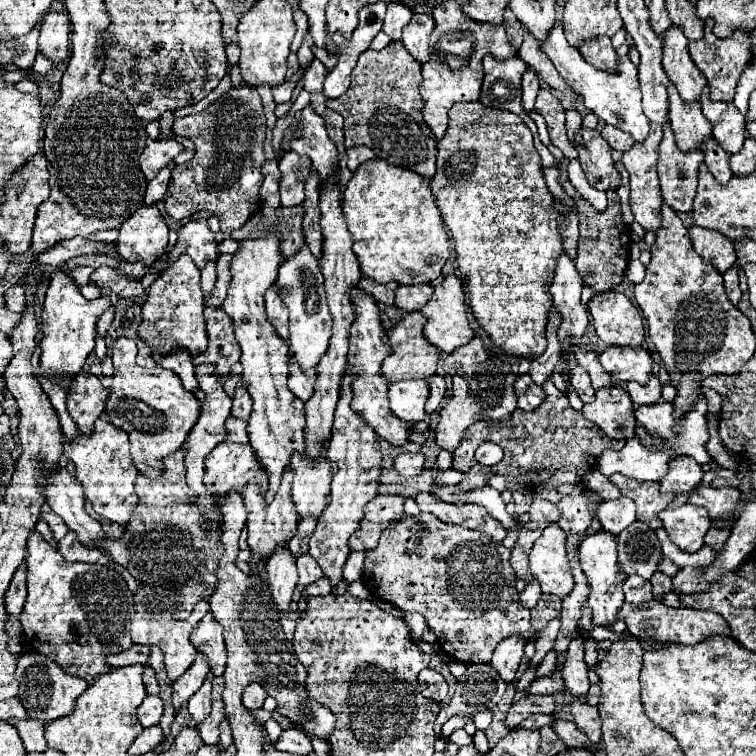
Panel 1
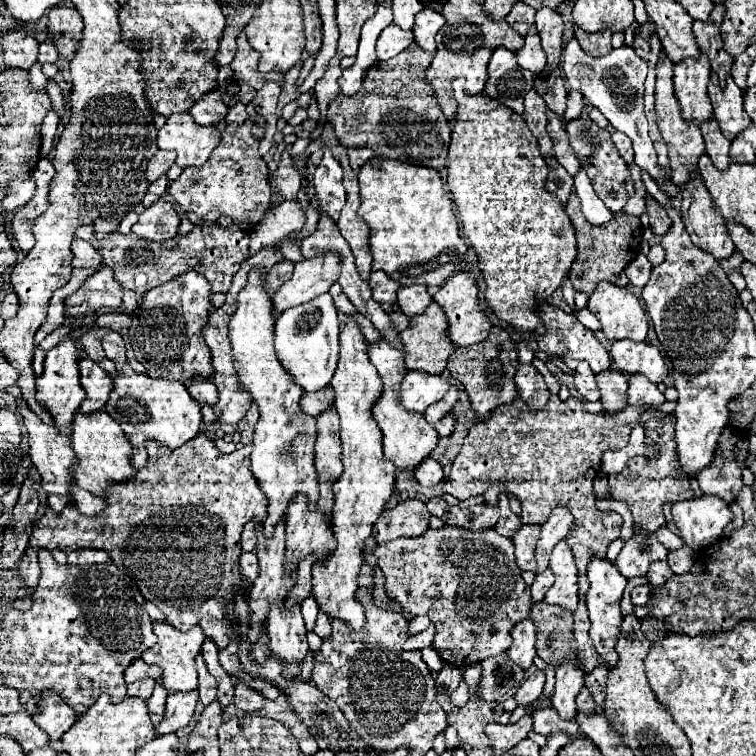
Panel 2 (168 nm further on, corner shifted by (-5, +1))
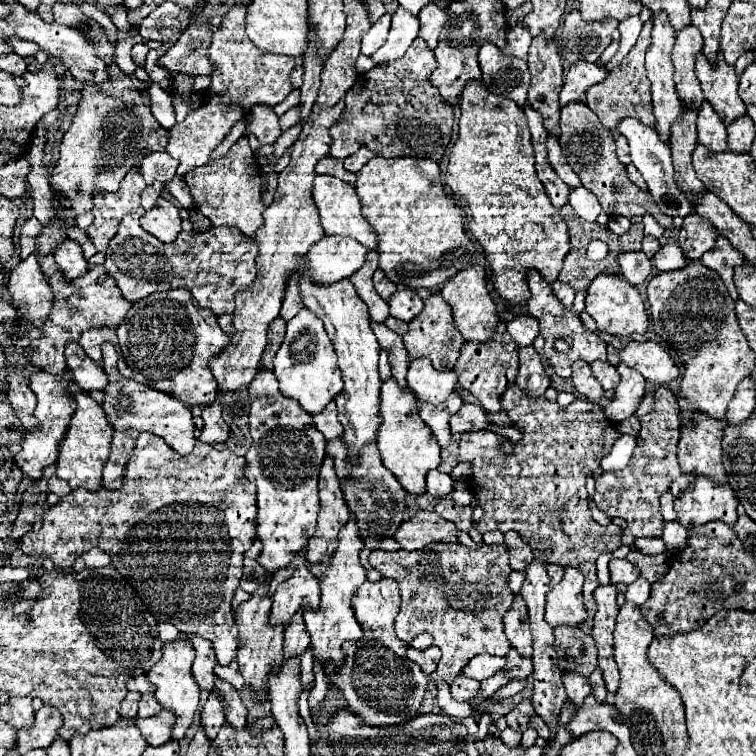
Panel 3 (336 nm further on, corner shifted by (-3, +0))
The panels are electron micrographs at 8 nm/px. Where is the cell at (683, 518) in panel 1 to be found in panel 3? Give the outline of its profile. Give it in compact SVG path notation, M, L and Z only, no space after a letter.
M701 476L683 492L683 496L675 498L677 522L687 530L713 520L733 524L737 520L735 508L737 498L729 484L715 484Z

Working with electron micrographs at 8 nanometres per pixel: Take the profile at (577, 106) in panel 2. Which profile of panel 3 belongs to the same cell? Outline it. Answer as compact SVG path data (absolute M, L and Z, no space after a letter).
M577 62L569 68L567 72L567 82L559 94L561 106L569 102L583 102L585 100L585 90L593 86L597 80L605 80L607 74L601 66L589 64L589 62Z

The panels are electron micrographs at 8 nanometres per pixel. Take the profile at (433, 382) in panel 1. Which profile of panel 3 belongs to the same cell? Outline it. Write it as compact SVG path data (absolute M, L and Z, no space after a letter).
M453 392L443 404L437 404L437 406L431 406L431 404L425 404L425 402L417 404L421 420L431 428L431 432L435 434L441 448L445 448L449 444L449 436L451 436L449 418L461 408L461 404L463 402L461 402L457 392Z

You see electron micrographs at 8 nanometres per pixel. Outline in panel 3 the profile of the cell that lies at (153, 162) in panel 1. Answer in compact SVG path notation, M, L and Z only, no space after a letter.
M153 152L139 166L147 184L153 184L155 180L159 182L171 180L175 176L175 168L177 160L173 160L173 156L169 156L167 152Z

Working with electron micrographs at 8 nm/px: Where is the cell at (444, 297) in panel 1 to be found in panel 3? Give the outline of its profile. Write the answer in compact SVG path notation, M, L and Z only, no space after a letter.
M471 266L471 268L457 272L453 278L449 278L445 282L445 286L441 288L441 296L451 306L453 316L455 316L455 328L461 332L461 336L465 340L487 342L487 338L495 334L499 316L497 316L495 304L489 296L487 284L485 284L485 268L483 266Z

